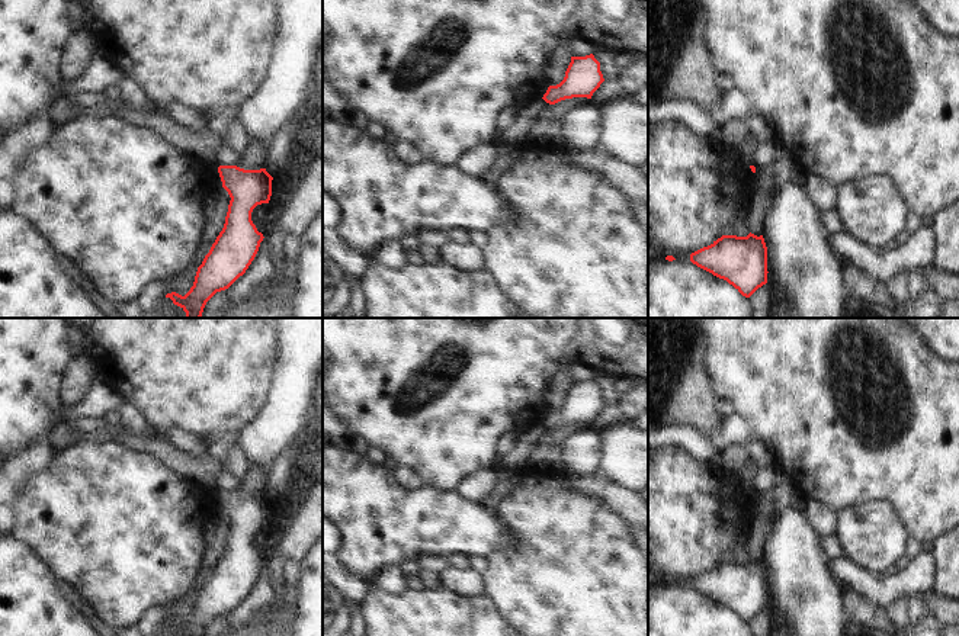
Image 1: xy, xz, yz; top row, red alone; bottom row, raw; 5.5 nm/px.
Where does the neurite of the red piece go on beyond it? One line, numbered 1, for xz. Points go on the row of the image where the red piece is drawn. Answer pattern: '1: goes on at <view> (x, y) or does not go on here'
1: does not go on here

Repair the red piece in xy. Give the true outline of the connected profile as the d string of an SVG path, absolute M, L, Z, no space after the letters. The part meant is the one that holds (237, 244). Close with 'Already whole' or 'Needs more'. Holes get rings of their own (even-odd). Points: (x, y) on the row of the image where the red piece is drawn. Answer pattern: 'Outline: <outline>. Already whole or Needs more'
Outline: M219 166L218 173L231 197L224 228L198 267L190 290L185 296L166 295L186 312L186 318L201 318L206 302L246 273L264 238L253 224L251 212L257 205L269 203L273 177L266 168L237 166Z. Already whole.

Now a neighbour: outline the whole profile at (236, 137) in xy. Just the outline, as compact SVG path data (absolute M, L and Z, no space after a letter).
M235 119L232 121L225 132L222 144L241 155L250 142L248 134L244 126Z

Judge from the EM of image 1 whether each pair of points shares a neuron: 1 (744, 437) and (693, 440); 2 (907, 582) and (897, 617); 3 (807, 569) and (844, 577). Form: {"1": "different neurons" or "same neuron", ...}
{"1": "same neuron", "2": "different neurons", "3": "different neurons"}

